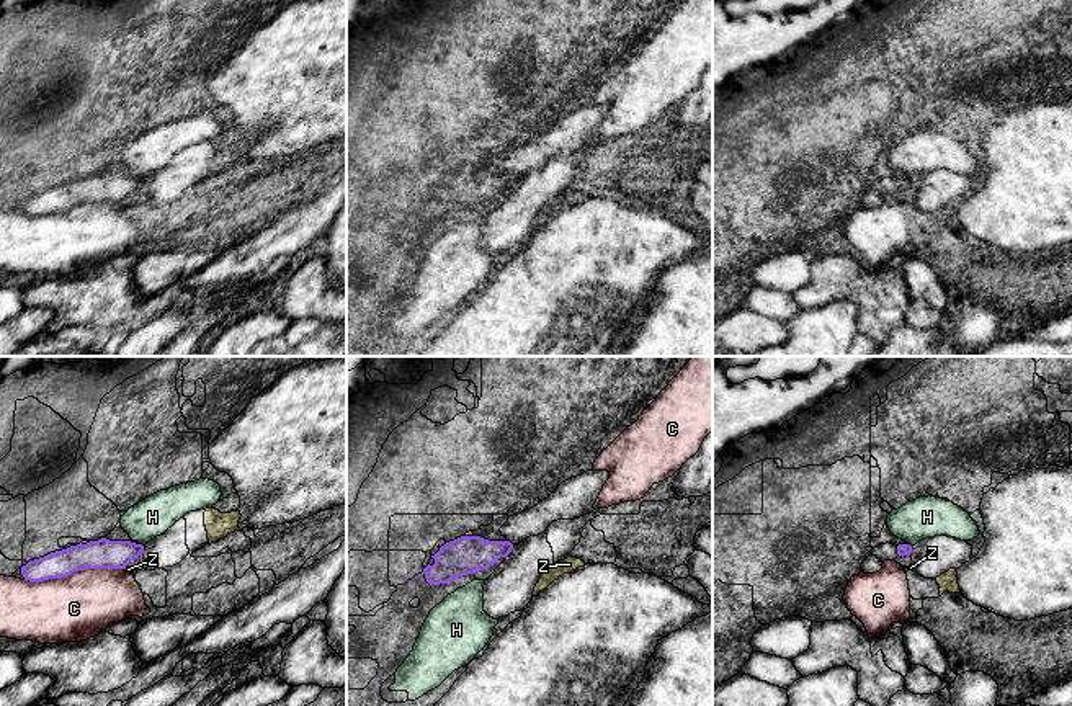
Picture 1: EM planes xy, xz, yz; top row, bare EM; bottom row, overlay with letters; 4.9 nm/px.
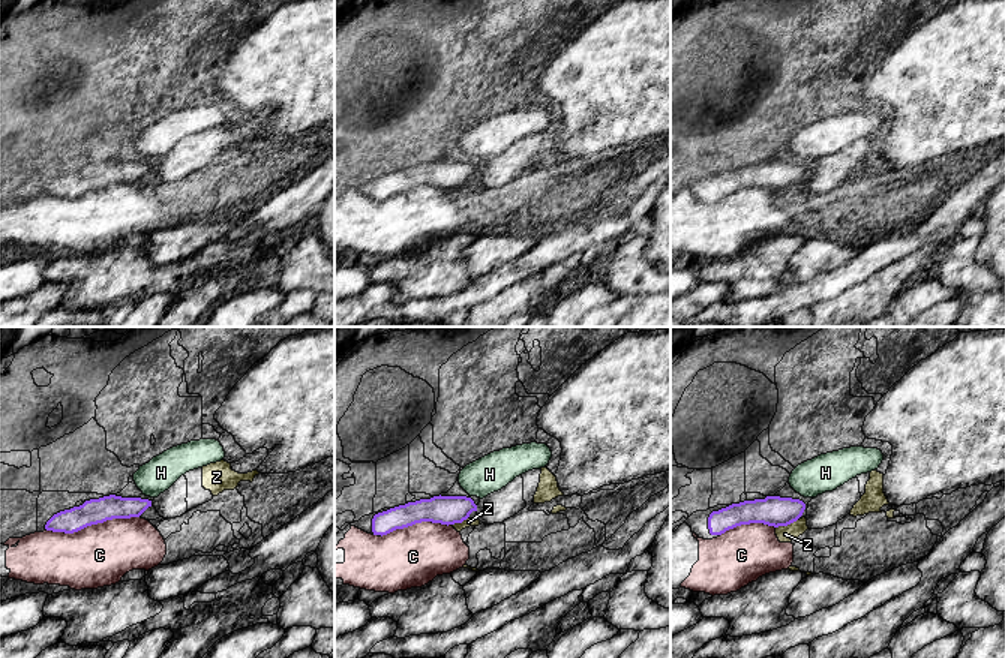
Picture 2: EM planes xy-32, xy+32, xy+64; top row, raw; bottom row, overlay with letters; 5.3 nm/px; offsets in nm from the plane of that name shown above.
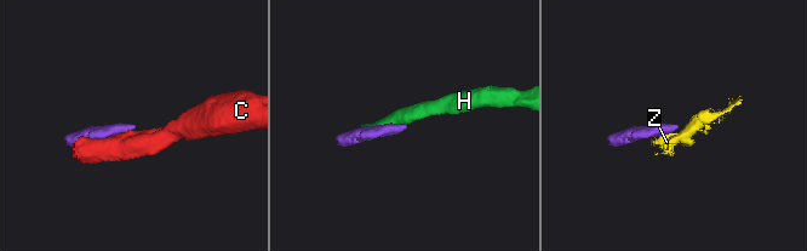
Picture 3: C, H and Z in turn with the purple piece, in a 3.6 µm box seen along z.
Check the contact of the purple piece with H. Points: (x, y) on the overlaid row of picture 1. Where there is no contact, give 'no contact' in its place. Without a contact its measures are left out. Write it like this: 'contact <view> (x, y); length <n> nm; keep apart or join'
contact xy (141, 545); length 30 nm; keep apart

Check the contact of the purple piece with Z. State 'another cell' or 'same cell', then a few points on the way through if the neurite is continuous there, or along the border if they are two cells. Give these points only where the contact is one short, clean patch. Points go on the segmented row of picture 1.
another cell; border xy (126, 564), (123, 567)

